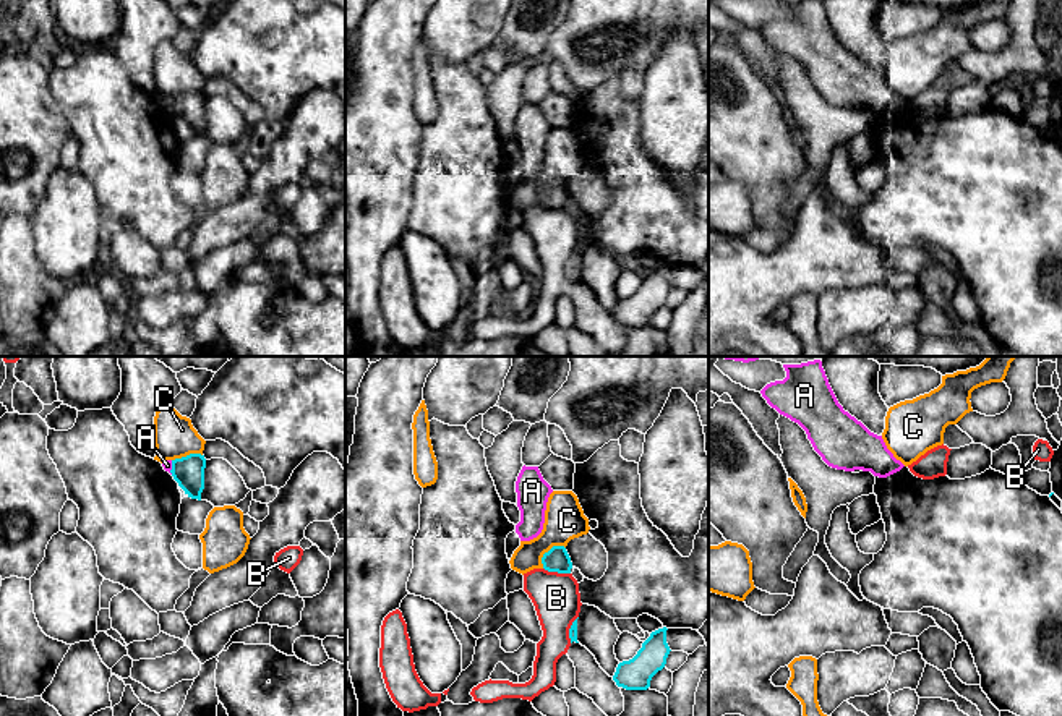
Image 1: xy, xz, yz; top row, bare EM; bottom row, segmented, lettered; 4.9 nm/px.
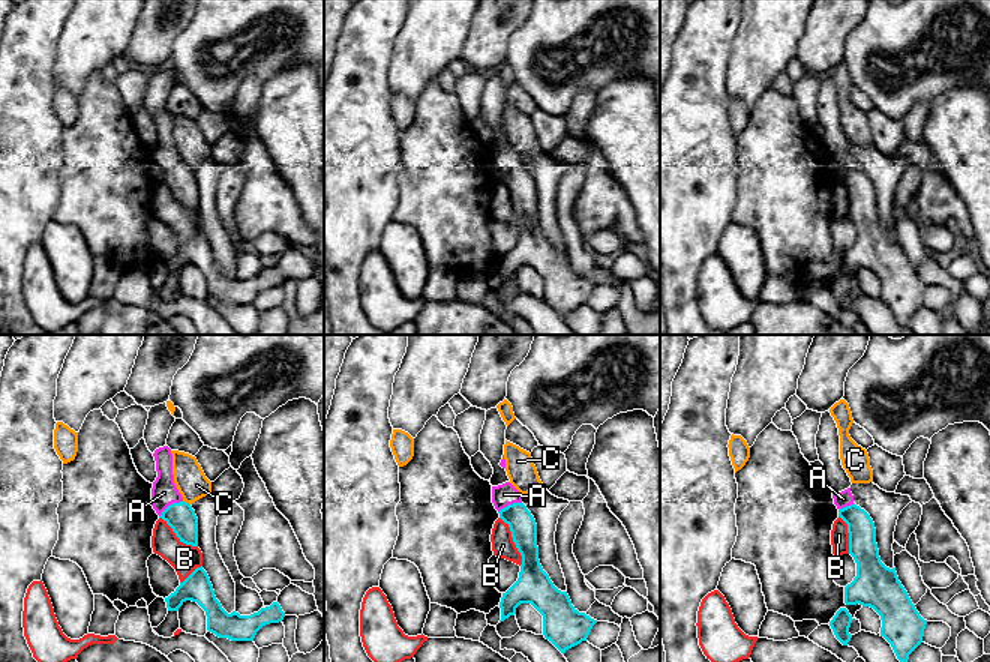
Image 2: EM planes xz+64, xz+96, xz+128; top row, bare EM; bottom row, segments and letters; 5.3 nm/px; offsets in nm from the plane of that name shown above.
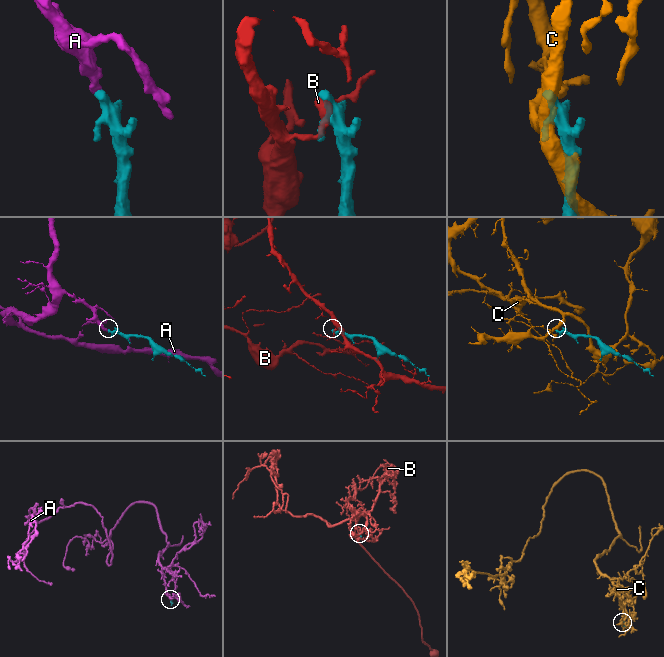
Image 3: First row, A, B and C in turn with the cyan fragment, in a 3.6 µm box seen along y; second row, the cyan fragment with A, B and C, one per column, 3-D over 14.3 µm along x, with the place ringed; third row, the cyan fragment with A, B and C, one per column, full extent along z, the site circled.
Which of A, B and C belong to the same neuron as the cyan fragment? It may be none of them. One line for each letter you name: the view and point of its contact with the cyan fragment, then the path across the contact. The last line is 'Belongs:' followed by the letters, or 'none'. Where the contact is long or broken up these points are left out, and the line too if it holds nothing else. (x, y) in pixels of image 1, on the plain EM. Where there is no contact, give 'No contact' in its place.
A: Touches cyan at xy (172, 104)
Belongs: A

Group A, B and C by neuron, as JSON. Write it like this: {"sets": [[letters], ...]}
{"sets": [["A"], ["B"], ["C"]]}

